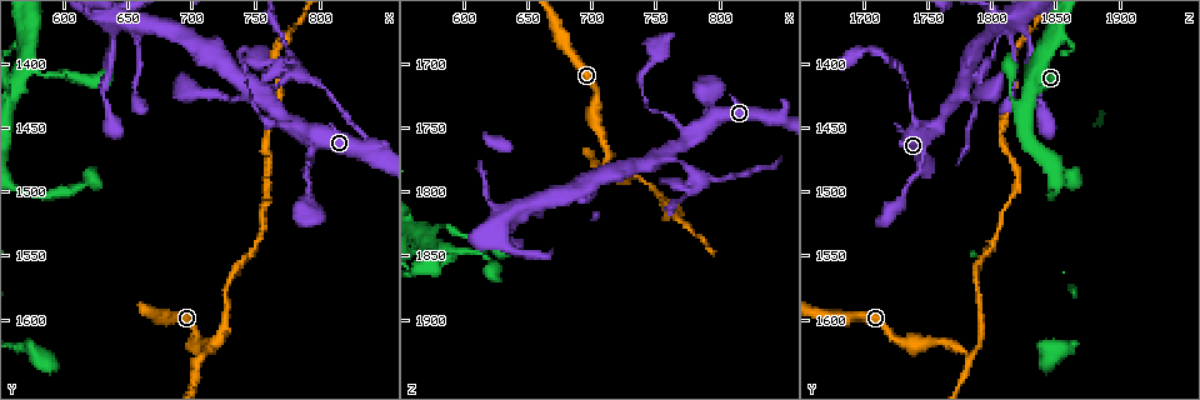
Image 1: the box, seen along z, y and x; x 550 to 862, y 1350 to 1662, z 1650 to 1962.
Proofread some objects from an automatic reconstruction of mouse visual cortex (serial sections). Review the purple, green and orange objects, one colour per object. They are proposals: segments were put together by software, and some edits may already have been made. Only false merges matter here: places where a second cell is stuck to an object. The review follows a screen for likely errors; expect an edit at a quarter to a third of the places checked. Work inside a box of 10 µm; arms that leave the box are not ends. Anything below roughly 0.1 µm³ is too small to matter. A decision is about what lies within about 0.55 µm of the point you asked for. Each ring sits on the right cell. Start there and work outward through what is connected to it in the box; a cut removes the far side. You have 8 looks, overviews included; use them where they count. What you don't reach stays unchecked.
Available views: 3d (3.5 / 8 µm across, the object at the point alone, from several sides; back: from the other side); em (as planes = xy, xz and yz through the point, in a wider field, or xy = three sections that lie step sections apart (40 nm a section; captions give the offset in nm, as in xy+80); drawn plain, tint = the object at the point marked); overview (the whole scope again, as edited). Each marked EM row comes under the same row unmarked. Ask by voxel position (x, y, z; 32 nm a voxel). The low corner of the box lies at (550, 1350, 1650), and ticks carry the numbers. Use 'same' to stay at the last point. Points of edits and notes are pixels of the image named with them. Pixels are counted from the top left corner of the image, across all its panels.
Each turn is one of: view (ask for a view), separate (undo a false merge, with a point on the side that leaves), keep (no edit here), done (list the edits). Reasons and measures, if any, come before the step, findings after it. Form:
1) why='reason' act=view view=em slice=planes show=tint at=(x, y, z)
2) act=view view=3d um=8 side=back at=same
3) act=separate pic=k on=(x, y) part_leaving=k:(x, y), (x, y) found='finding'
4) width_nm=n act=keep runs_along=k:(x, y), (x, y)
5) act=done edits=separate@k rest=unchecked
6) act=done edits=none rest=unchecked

why='a fork' act=view view=3d um=8 at=(760, 1430, 1772)

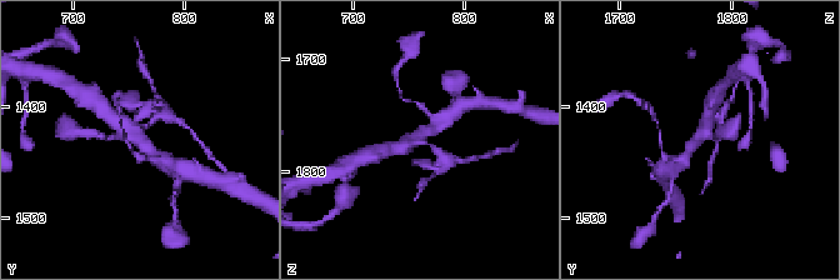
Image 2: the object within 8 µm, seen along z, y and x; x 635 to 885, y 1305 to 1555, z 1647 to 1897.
why='closer look' act=view view=3d um=3.5 at=same

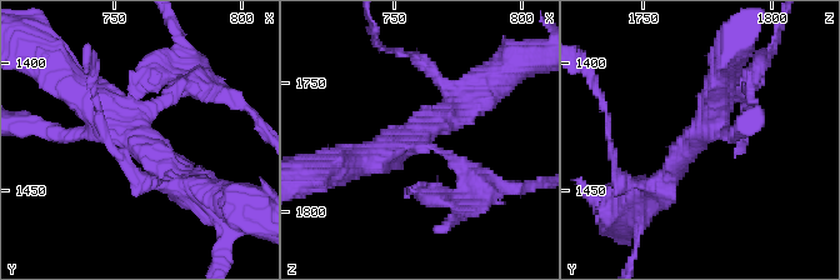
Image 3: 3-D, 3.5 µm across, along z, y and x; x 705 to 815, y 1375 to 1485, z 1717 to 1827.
arms=3 arm_widths_nm=100,300,400 why='need the tissue' act=view view=em slice=planes show=tint at=(758, 1430, 1770)

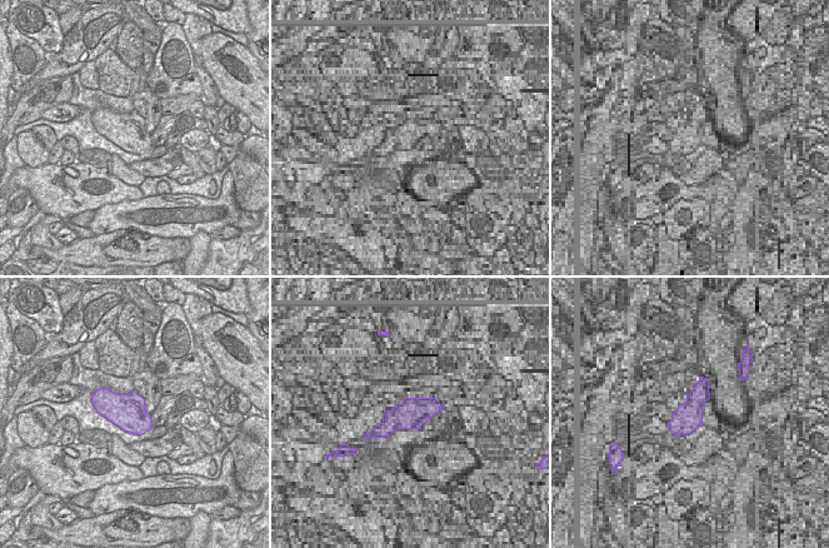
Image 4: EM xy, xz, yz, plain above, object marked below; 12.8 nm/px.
act=separate pic=3 on=(151, 73) part_leaving=3:(156, 109), (206, 86), (253, 114) found='two cells meet here'

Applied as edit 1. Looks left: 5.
why='three-way junction' act=view view=3d um=3.5 at=(578, 1402, 1828)

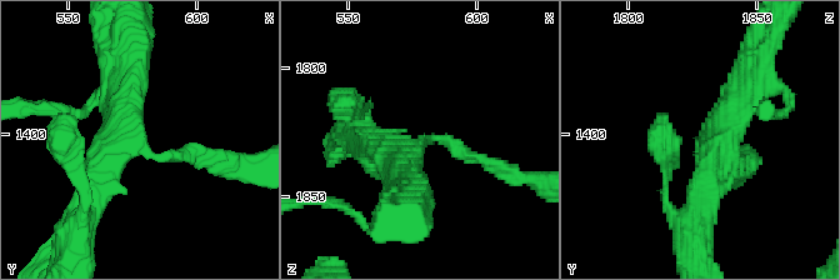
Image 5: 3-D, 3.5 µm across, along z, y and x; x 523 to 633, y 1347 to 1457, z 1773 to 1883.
why='need the tissue' act=view view=em slice=xy step=2 show=tint at=(577, 1406, 1830)

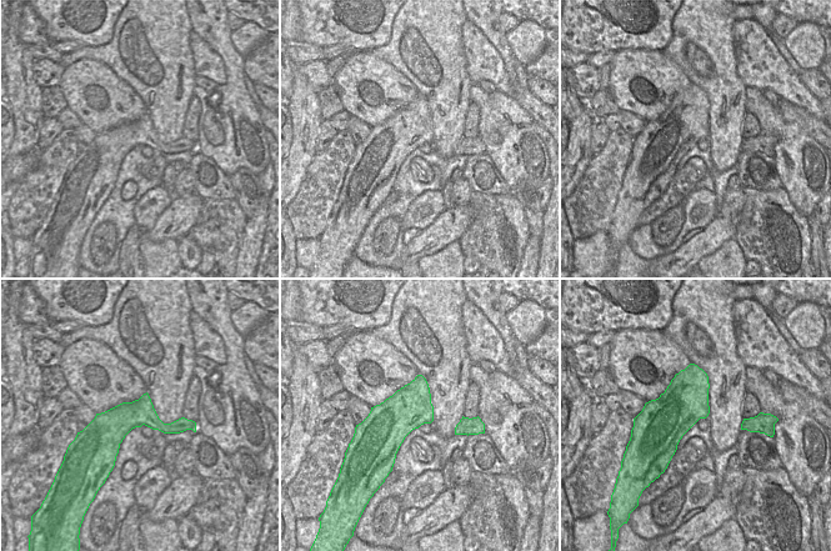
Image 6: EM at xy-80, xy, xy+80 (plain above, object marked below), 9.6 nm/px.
act=keep runs_along=5:(208, 158), (124, 146), (85, 200) found='continuous, no second cell'

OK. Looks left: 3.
why='thin neck' act=view view=3d um=3.5 at=(710, 1628, 1780)

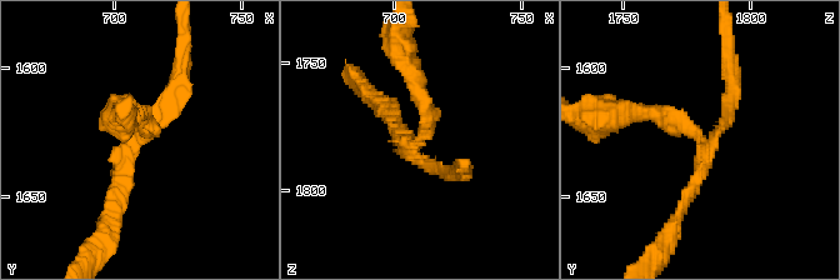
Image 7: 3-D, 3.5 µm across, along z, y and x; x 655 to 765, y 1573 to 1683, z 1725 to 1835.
why='shape alone is not enough' act=view view=em slice=xy step=1 show=tint at=(708, 1629, 1782)

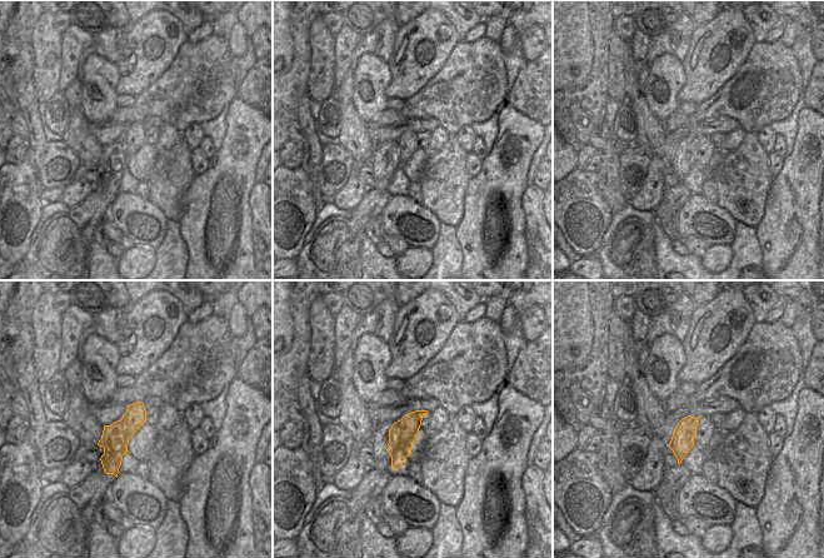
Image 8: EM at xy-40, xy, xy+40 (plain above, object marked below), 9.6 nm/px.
width_nm=260 act=separate pic=7 on=(171, 115) part_leaving=7:(704, 144), (733, 98), (726, 40) found='a second cell is stuck on'

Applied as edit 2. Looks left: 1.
act=done edits=separate@3,separate@7 rest=unchecked

